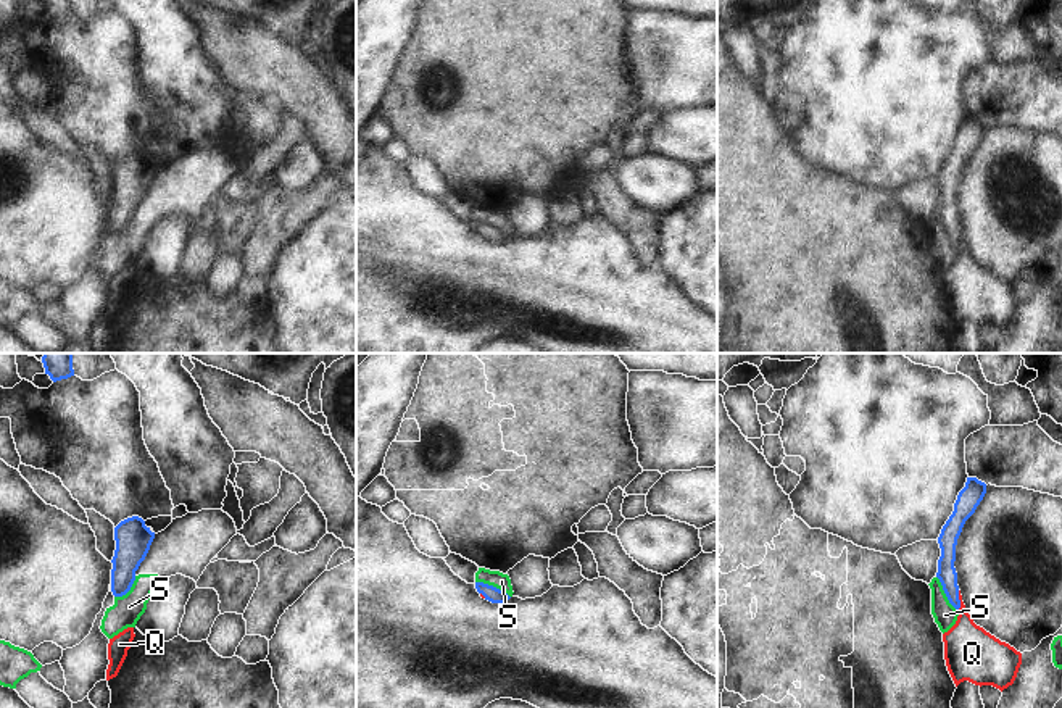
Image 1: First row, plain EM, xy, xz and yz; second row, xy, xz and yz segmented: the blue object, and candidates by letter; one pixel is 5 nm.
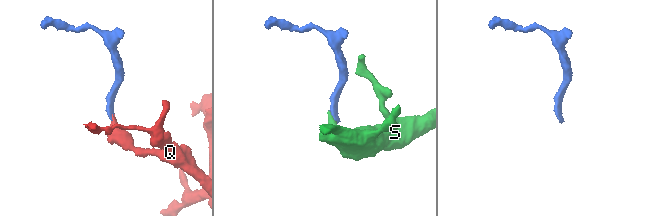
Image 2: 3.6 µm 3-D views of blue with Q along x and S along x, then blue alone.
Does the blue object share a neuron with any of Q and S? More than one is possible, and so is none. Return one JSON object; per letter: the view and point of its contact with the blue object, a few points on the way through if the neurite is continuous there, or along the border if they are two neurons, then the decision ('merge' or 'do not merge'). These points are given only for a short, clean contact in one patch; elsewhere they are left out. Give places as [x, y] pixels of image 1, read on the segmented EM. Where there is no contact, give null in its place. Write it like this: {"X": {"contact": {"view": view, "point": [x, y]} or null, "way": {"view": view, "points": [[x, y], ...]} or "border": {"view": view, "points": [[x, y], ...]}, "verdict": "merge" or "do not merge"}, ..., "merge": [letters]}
{"Q": {"contact": {"view": "yz", "point": [959, 600]}, "way": {"view": "yz", "points": [[946, 573], [949, 587], [959, 600], [969, 649]]}, "verdict": "merge"}, "S": {"contact": {"view": "xz", "point": [492, 586]}, "border": {"view": "xz", "points": [[476, 581], [492, 584], [510, 597]]}, "verdict": "do not merge"}, "merge": ["Q"]}

